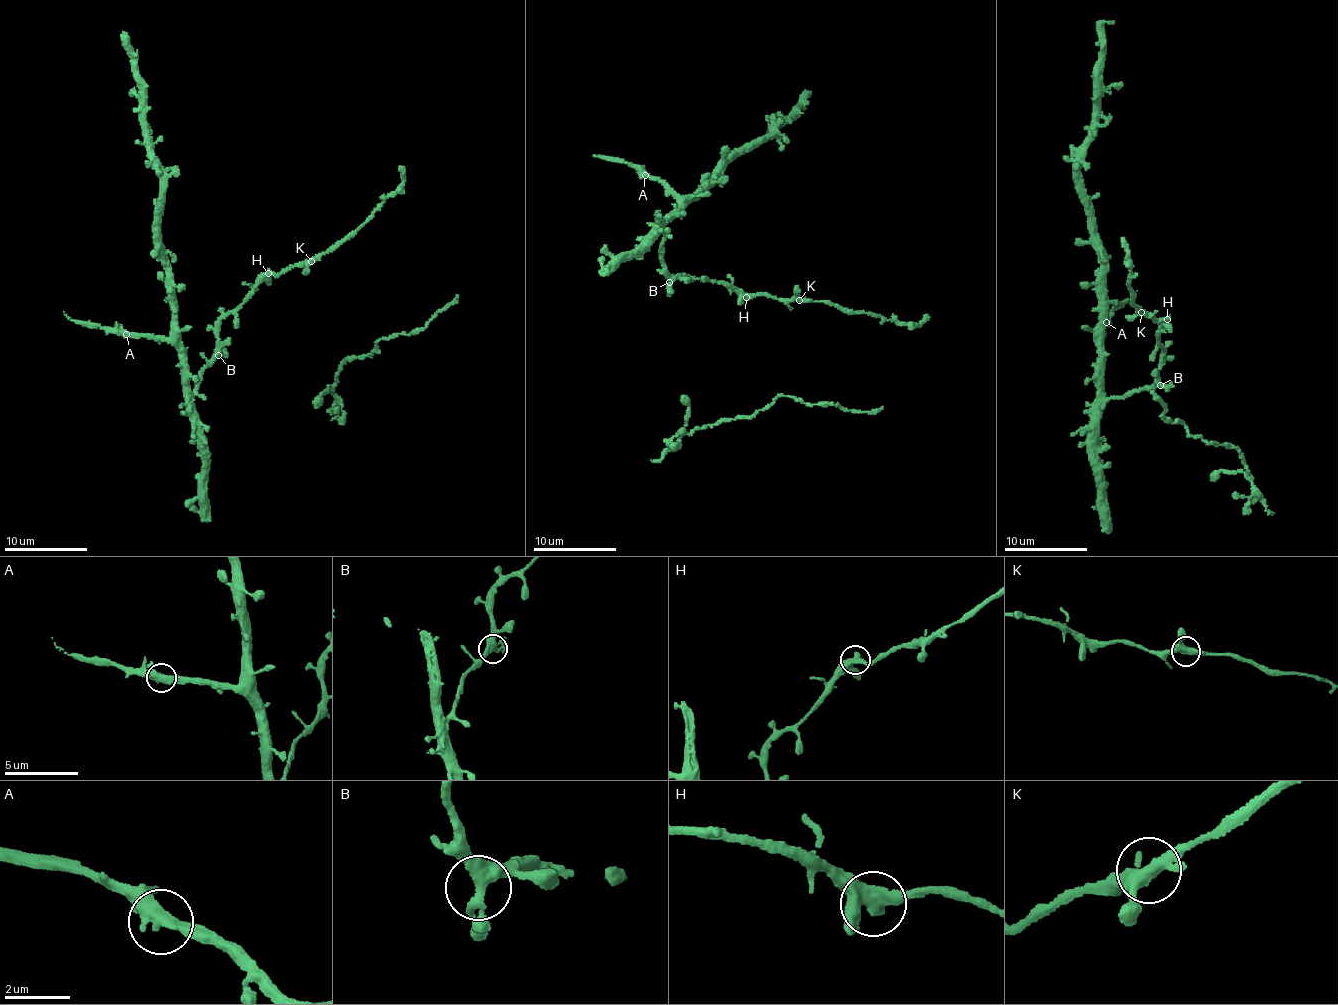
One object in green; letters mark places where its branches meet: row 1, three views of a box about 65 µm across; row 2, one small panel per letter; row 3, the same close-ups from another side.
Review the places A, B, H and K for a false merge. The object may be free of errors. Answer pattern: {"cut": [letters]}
{"cut": []}

